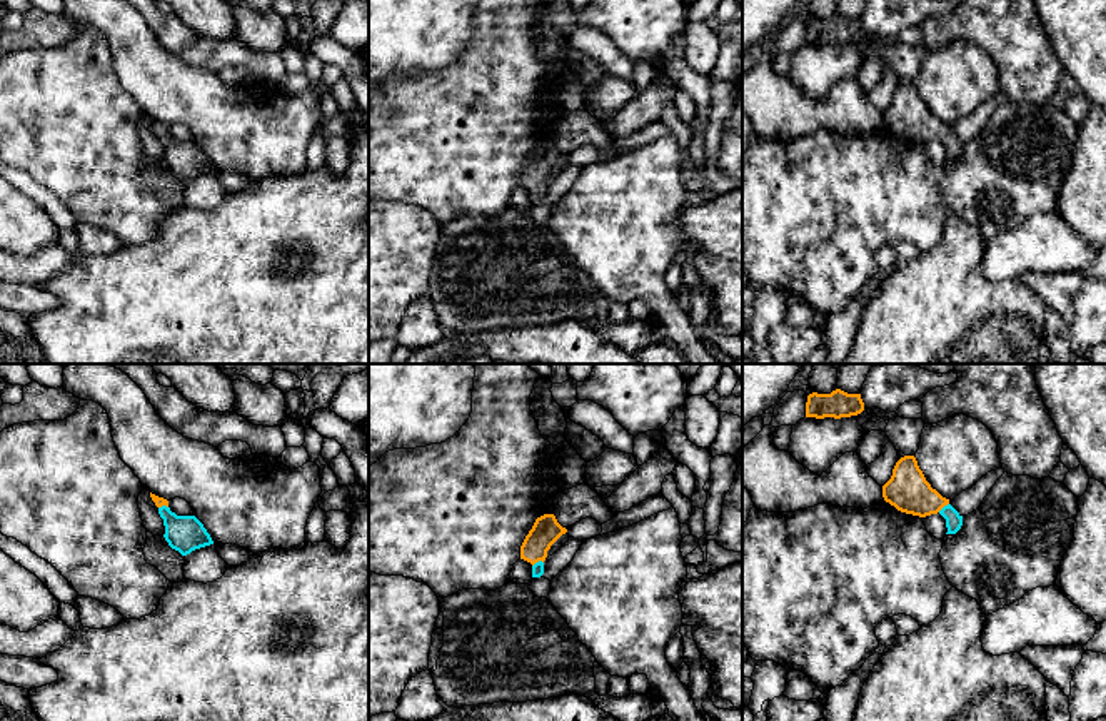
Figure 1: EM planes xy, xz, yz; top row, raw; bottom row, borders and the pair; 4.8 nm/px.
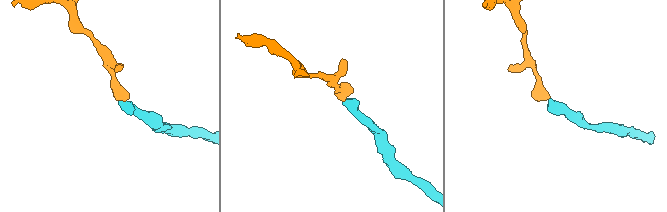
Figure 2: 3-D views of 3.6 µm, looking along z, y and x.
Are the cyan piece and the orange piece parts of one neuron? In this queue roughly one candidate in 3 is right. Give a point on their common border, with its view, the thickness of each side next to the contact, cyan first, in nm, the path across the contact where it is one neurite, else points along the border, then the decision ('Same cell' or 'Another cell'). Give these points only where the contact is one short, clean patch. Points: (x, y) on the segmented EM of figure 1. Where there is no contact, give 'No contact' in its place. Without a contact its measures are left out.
Touches cyan at yz (945, 506). Thickness 80 nm (cyan) against 200 nm. Path across: yz (953, 519), (945, 506), (923, 501), (908, 491). Same cell

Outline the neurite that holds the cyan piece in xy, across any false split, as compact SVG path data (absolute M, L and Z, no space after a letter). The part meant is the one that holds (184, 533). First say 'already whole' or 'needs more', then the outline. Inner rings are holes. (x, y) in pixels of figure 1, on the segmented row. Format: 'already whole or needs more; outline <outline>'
needs more; outline M150 492L152 501L158 507L158 514L165 526L165 541L182 556L195 549L214 544L210 534L195 516L177 516L170 511L168 501Z

